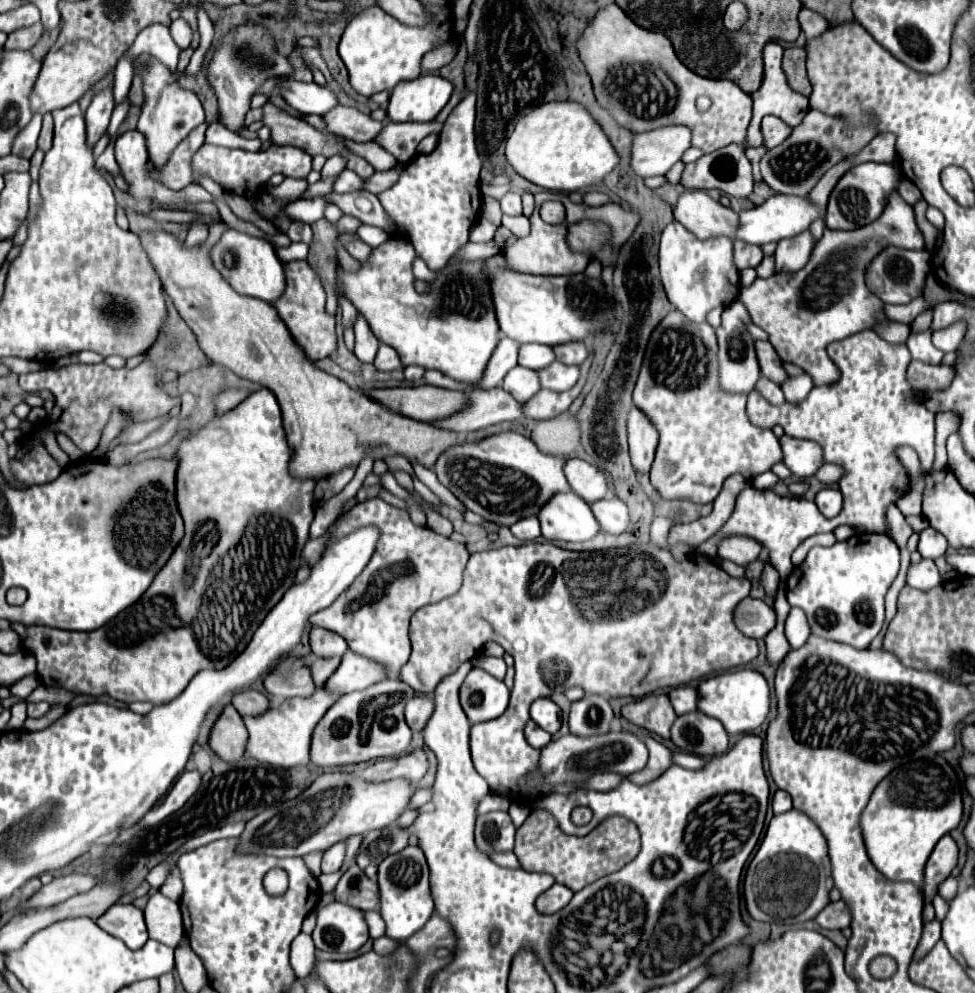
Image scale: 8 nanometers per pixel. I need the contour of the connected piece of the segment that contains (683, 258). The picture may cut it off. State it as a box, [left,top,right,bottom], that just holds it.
[658,222,738,322]

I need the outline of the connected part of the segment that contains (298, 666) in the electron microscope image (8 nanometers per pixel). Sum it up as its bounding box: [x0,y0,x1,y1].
[264,656,314,698]

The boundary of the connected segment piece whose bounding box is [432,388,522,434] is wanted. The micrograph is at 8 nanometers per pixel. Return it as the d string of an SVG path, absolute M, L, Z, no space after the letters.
M504 388L470 390L468 400L470 406L466 408L466 412L458 412L448 420L440 420L432 424L466 434L480 428L488 428L492 424L514 422L522 418L522 404L516 402Z

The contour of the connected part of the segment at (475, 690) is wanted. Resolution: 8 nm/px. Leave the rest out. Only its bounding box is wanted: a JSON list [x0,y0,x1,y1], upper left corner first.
[460,668,508,724]

